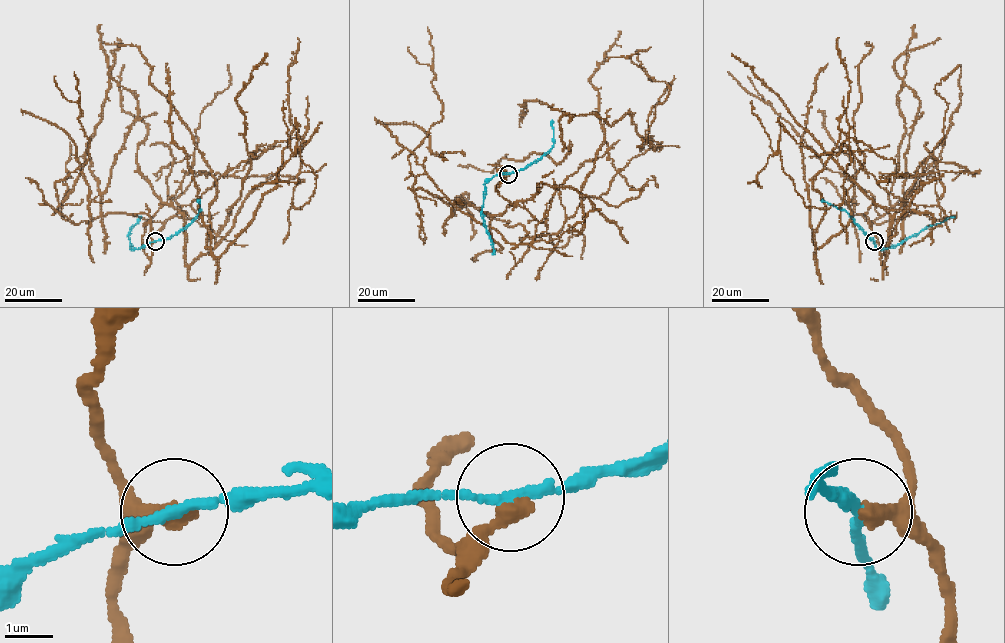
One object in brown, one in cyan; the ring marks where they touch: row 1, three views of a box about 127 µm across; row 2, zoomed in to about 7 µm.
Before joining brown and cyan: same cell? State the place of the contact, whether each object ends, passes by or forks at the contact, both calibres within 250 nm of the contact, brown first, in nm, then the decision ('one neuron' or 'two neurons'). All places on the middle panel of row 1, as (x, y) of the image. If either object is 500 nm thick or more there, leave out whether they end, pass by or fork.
place (508, 174); brown ends; cyan passes by; calibres 400 and 200 nm; two neurons

